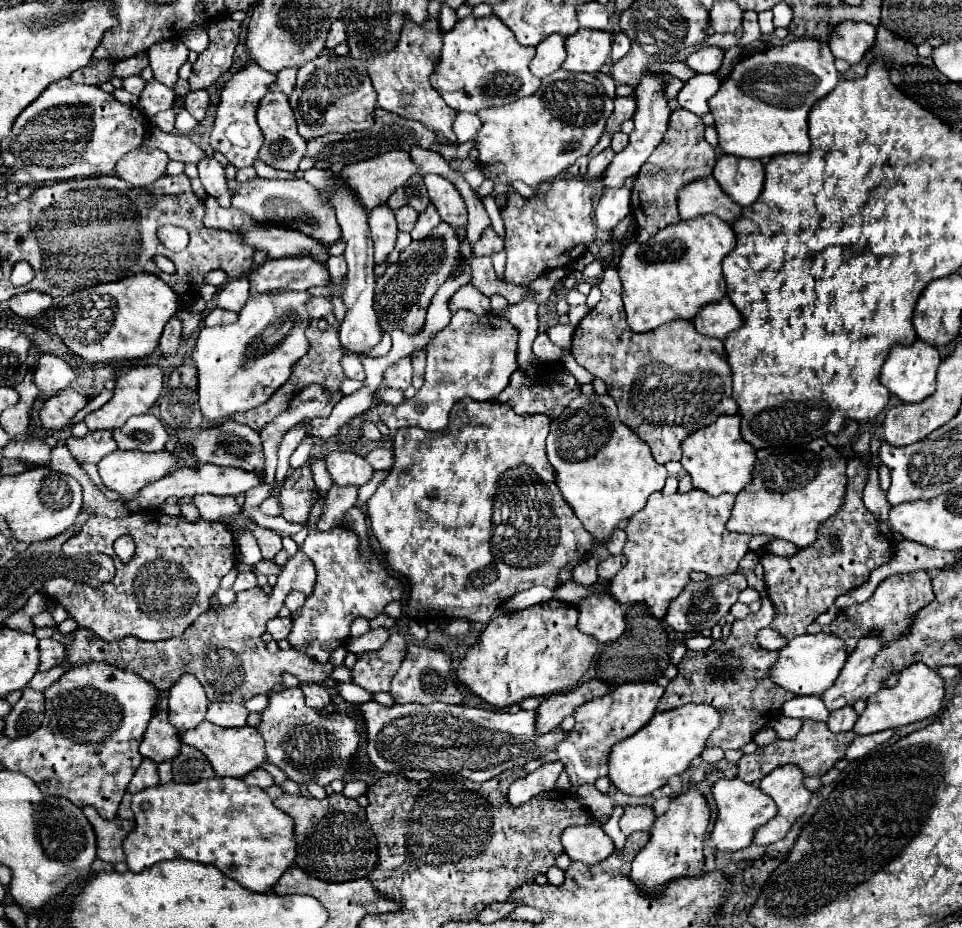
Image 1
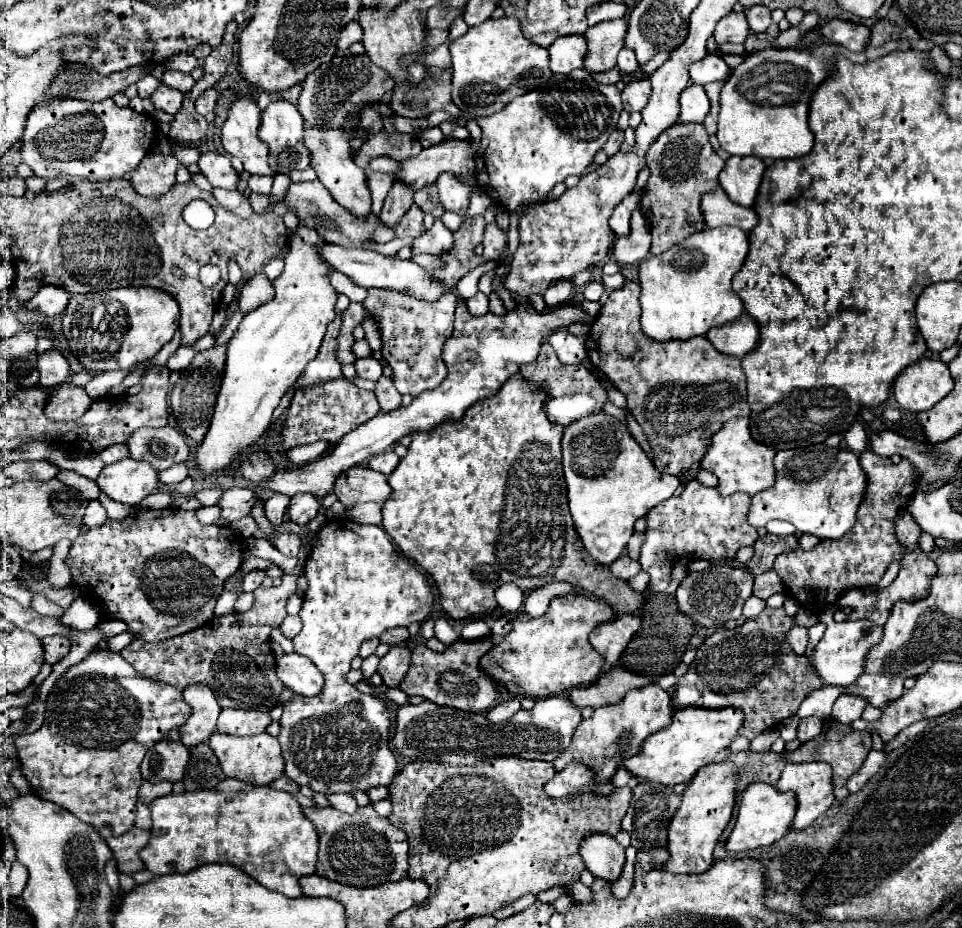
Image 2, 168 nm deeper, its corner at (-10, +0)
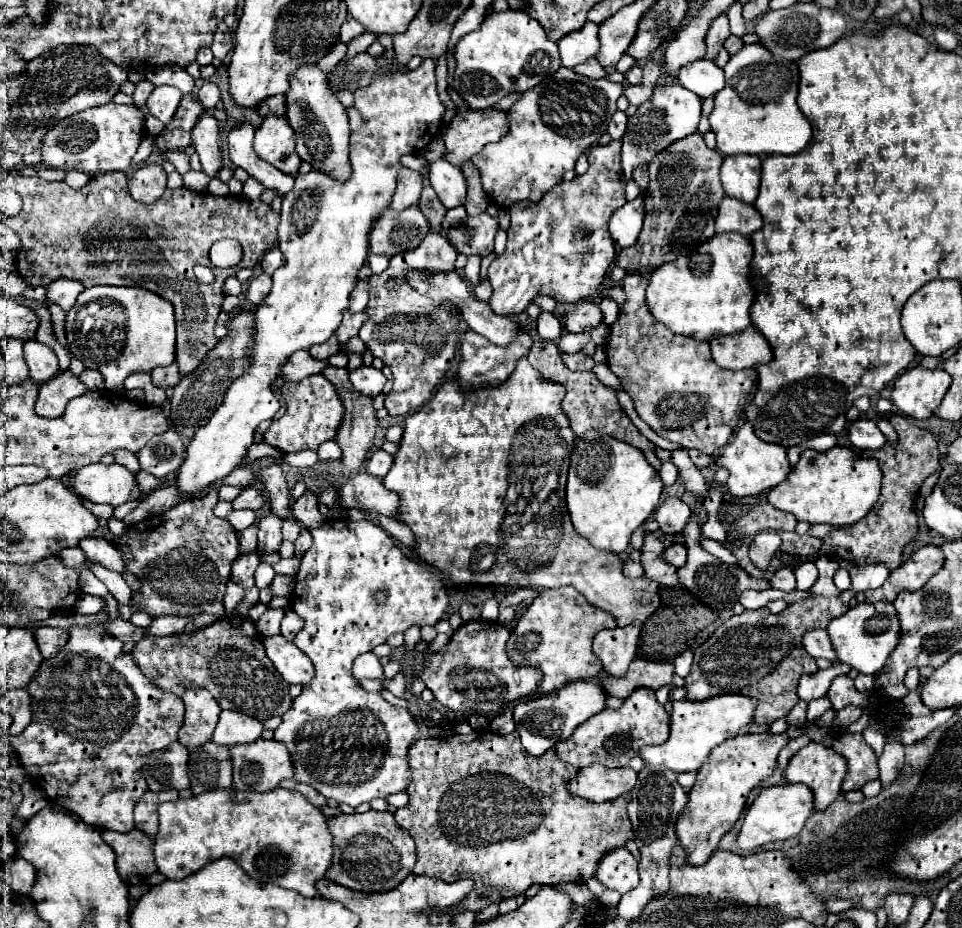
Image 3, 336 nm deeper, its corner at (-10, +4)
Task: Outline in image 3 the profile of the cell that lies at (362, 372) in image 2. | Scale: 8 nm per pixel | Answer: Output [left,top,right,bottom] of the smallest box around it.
[349,366,387,398]

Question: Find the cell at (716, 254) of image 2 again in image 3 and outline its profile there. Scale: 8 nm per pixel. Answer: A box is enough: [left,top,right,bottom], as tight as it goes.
[647,232,755,342]

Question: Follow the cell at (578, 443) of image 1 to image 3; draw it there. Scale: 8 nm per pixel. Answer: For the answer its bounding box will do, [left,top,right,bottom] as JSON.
[567,432,661,554]

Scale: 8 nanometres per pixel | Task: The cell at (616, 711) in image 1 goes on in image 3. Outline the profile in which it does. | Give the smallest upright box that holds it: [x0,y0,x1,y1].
[555,688,669,768]

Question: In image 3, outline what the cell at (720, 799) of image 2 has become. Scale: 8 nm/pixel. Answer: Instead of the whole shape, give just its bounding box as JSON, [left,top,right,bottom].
[677,734,789,864]

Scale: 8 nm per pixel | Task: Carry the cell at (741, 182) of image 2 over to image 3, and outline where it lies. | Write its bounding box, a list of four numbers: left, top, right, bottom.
[721,156,759,204]

